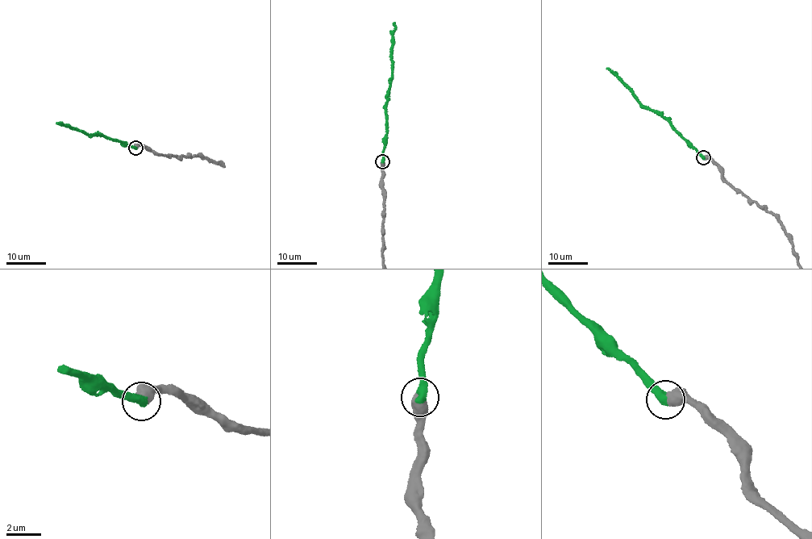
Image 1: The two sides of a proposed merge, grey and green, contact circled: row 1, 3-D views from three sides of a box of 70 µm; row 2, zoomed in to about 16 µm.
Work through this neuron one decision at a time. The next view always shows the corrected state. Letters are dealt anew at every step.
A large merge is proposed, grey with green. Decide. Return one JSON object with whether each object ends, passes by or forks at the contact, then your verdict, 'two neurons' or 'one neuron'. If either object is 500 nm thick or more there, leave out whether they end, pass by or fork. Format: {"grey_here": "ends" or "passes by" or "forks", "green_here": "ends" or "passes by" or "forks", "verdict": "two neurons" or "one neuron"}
{"verdict": "one neuron"}

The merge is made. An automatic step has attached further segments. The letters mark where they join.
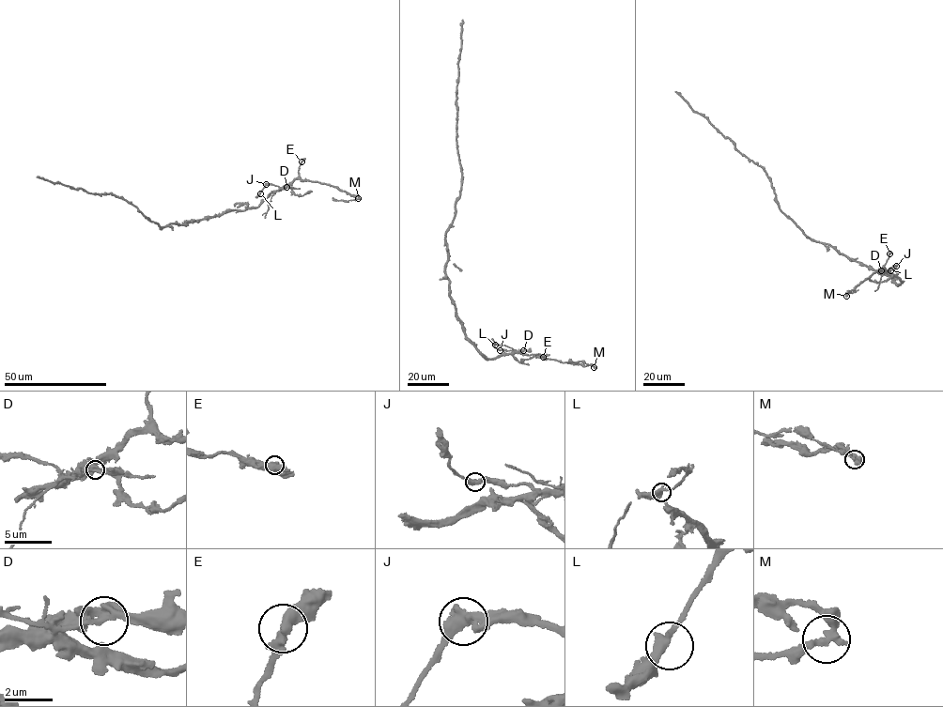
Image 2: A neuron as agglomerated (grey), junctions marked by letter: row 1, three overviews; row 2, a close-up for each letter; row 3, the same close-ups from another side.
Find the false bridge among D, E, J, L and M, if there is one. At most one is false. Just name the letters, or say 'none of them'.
D

